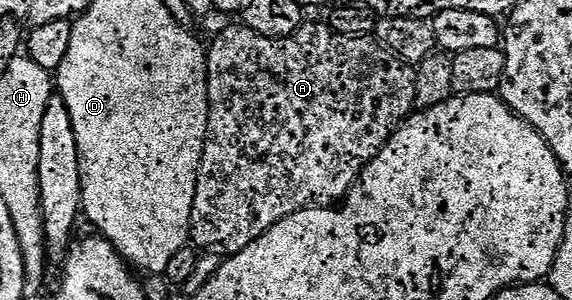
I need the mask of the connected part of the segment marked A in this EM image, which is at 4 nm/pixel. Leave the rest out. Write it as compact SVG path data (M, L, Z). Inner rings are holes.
M303 23L299 32L285 36L279 40L273 40L267 36L261 36L245 26L238 28L226 28L214 41L206 52L206 93L210 103L208 114L208 130L206 131L206 145L202 155L204 163L198 171L198 185L196 186L196 198L194 199L194 219L192 221L192 244L199 250L217 250L222 254L236 254L244 250L256 238L260 238L273 224L280 222L286 216L298 212L301 208L308 208L319 203L322 196L322 188L326 192L342 192L355 183L360 172L360 163L354 156L342 156L342 147L350 140L350 131L358 132L366 124L369 116L377 112L390 112L394 108L393 100L402 104L411 99L414 91L416 72L413 67L406 68L407 61L399 58L389 48L378 44L374 38L367 36L345 36L337 33L325 23Z

